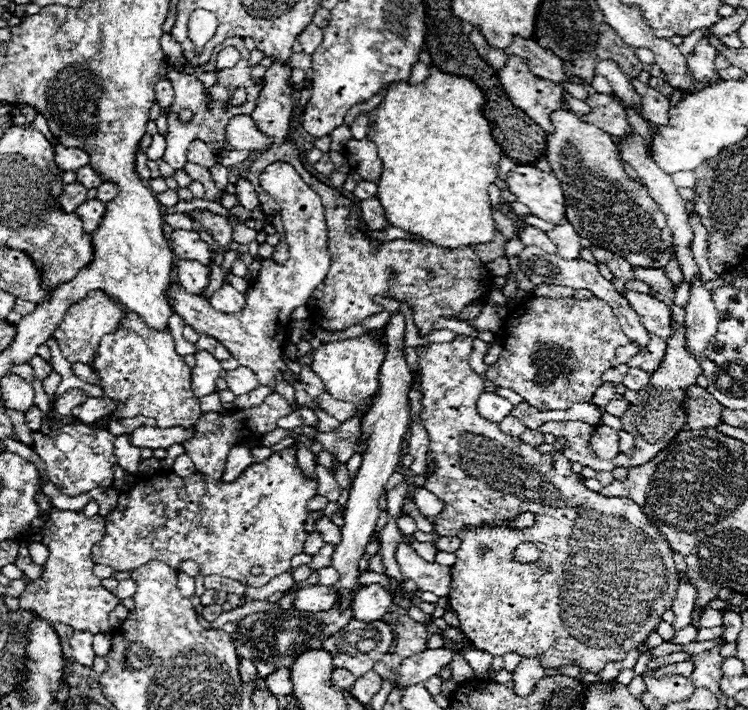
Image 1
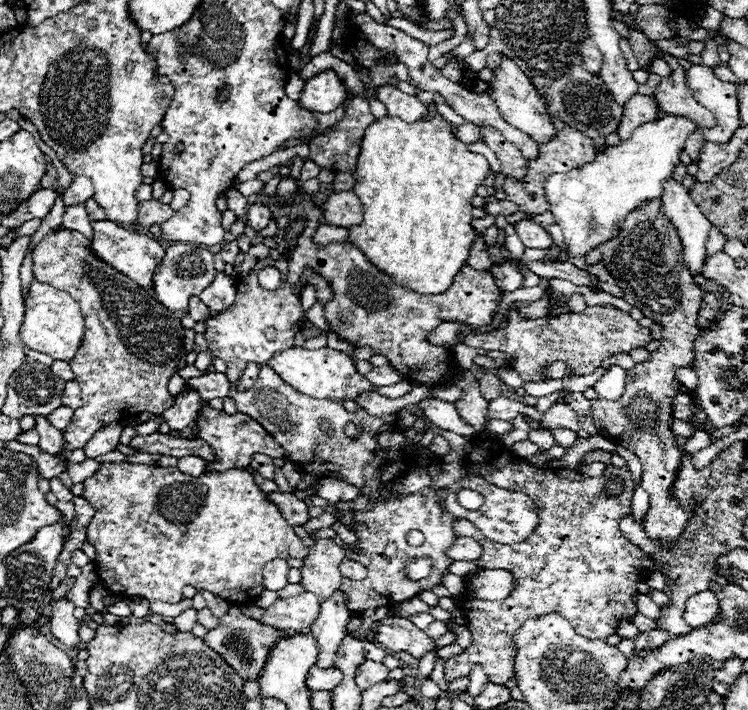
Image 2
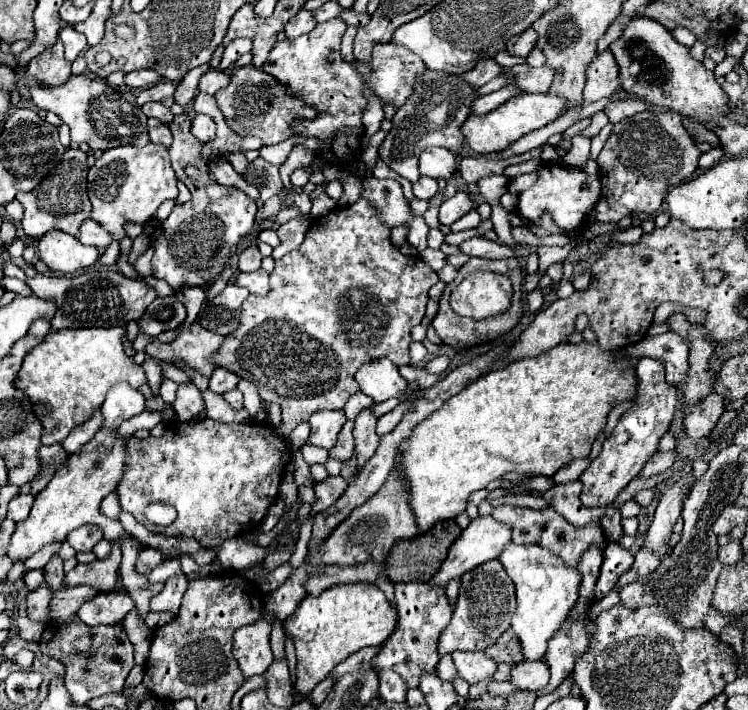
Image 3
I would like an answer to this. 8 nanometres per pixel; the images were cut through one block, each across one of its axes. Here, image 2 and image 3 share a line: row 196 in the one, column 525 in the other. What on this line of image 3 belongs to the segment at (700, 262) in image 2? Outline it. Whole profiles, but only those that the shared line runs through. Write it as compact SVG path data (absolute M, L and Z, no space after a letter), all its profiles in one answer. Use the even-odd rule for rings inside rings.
M520 662L510 672L510 682L518 690L530 690L538 692L542 690L550 680L550 670L544 662Z

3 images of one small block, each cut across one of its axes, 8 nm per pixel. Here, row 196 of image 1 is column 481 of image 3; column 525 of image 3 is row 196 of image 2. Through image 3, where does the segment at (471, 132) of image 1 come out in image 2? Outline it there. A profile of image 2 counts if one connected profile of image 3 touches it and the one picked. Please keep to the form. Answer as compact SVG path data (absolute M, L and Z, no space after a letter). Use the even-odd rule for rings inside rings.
M436 102L428 104L428 114L430 120L412 124L406 124L396 116L384 116L366 128L358 158L360 172L354 174L354 192L364 204L364 220L350 228L350 242L358 246L374 266L390 274L394 282L404 284L418 294L442 294L452 286L454 276L464 266L470 246L474 244L476 230L470 226L470 200L476 196L476 188L488 174L488 160L482 154L470 152L468 144L454 136L456 126L436 112Z

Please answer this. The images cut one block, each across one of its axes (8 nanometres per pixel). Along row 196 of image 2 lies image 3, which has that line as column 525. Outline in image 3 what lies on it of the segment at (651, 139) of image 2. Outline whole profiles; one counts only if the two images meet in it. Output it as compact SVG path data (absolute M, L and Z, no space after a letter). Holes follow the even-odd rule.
M510 542L506 550L500 554L500 562L504 570L516 584L518 610L512 618L512 630L522 644L522 654L526 660L540 660L546 652L548 640L566 620L570 608L578 602L582 574L564 562L558 562L550 550L542 550L540 546L518 546Z

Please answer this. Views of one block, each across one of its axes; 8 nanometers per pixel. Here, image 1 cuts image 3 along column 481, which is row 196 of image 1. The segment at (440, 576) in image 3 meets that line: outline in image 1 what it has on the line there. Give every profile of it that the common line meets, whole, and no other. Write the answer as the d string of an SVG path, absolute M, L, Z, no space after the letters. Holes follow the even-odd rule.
M516 166L506 184L518 202L528 206L534 216L552 224L566 222L562 184L554 174L542 172L534 166Z

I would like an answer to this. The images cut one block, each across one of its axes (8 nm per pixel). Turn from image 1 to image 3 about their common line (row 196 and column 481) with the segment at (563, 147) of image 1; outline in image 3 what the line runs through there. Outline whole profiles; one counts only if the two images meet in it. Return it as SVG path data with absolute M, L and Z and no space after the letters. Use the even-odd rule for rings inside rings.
M490 560L466 572L460 578L460 596L458 596L452 620L442 632L442 638L438 644L440 658L456 650L466 650L466 652L486 650L502 636L502 632L510 628L510 618L514 616L514 612L516 612L514 582L506 574L500 560Z

